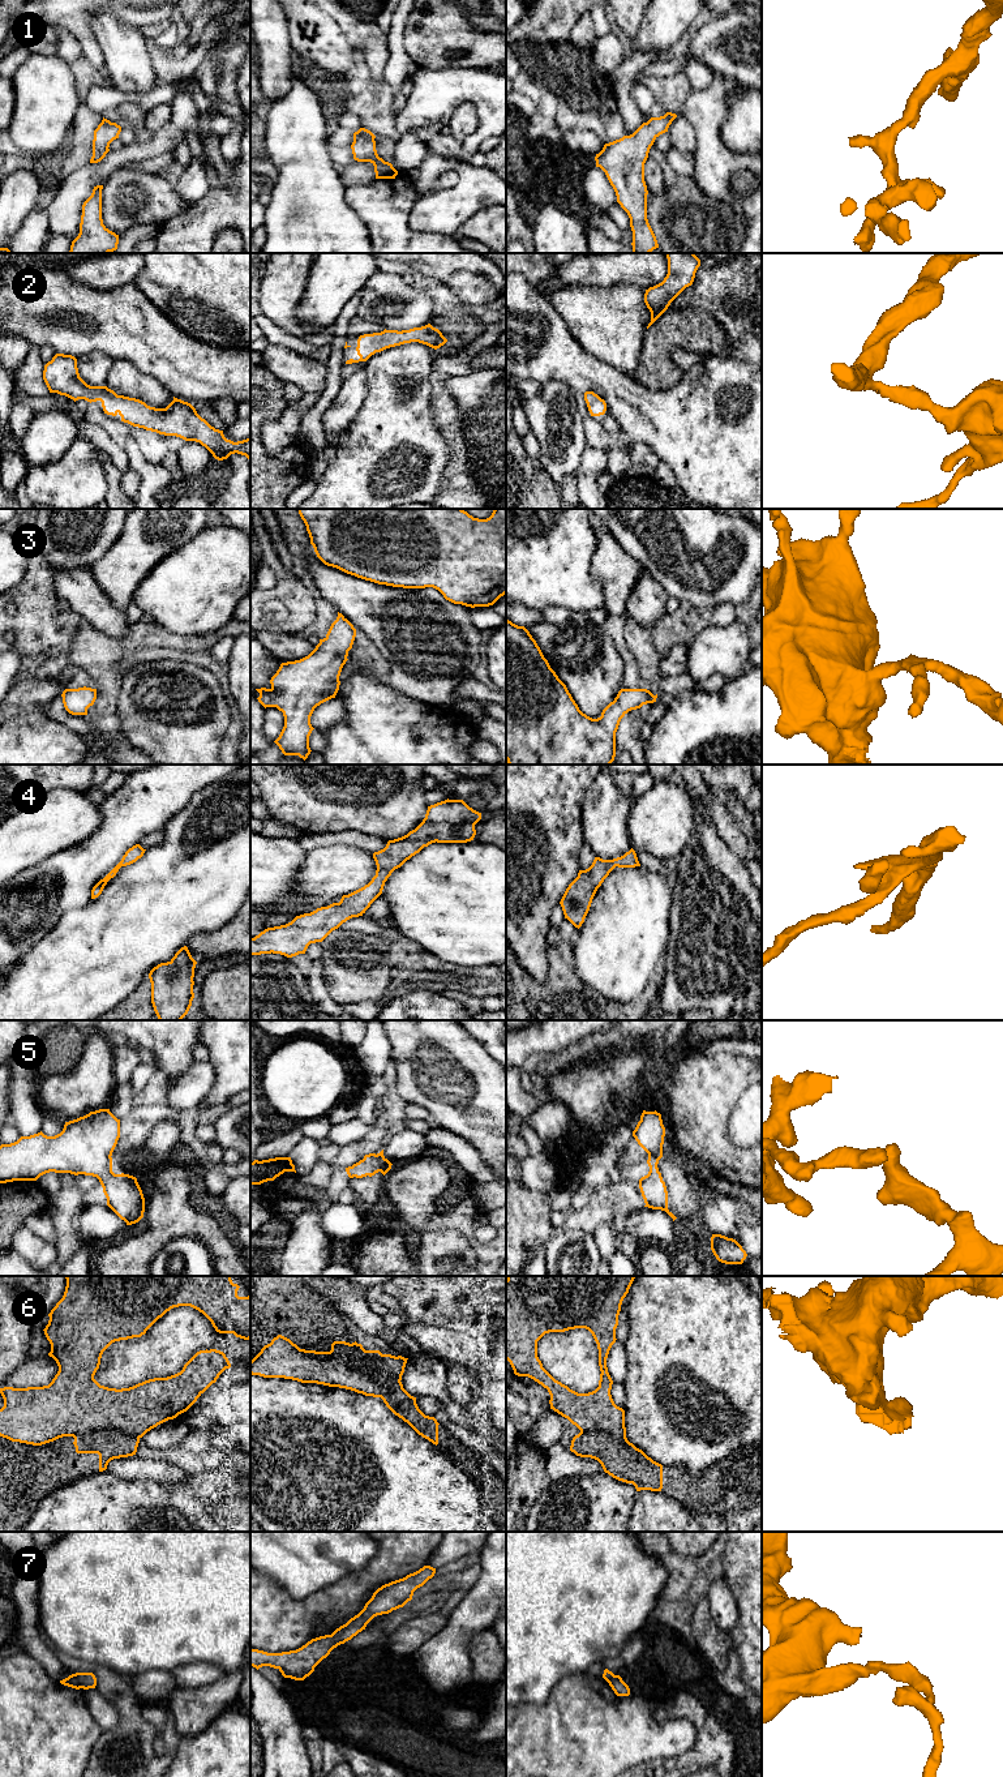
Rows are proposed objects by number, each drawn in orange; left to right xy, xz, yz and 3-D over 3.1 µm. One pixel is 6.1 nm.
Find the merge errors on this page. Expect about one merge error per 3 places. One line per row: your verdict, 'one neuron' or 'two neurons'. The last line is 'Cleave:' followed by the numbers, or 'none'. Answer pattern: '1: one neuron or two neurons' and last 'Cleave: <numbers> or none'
1: one neuron
2: one neuron
3: one neuron
4: one neuron
5: one neuron
6: two neurons
7: two neurons
Cleave: 6, 7

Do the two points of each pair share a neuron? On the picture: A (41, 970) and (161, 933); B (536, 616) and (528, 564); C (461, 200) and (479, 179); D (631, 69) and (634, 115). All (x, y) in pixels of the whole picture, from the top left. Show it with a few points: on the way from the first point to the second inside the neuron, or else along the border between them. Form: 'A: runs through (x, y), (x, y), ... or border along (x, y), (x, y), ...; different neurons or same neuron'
A: runs through (71, 970), (81, 970), (121, 934), (131, 933); same neuron
B: border along (519, 603), (540, 611); different neurons
C: runs through (466, 195), (476, 184); same neuron
D: runs through (624, 81), (625, 103); same neuron

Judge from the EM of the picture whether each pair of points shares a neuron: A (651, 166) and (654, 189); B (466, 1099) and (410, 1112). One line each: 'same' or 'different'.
A: same
B: different

